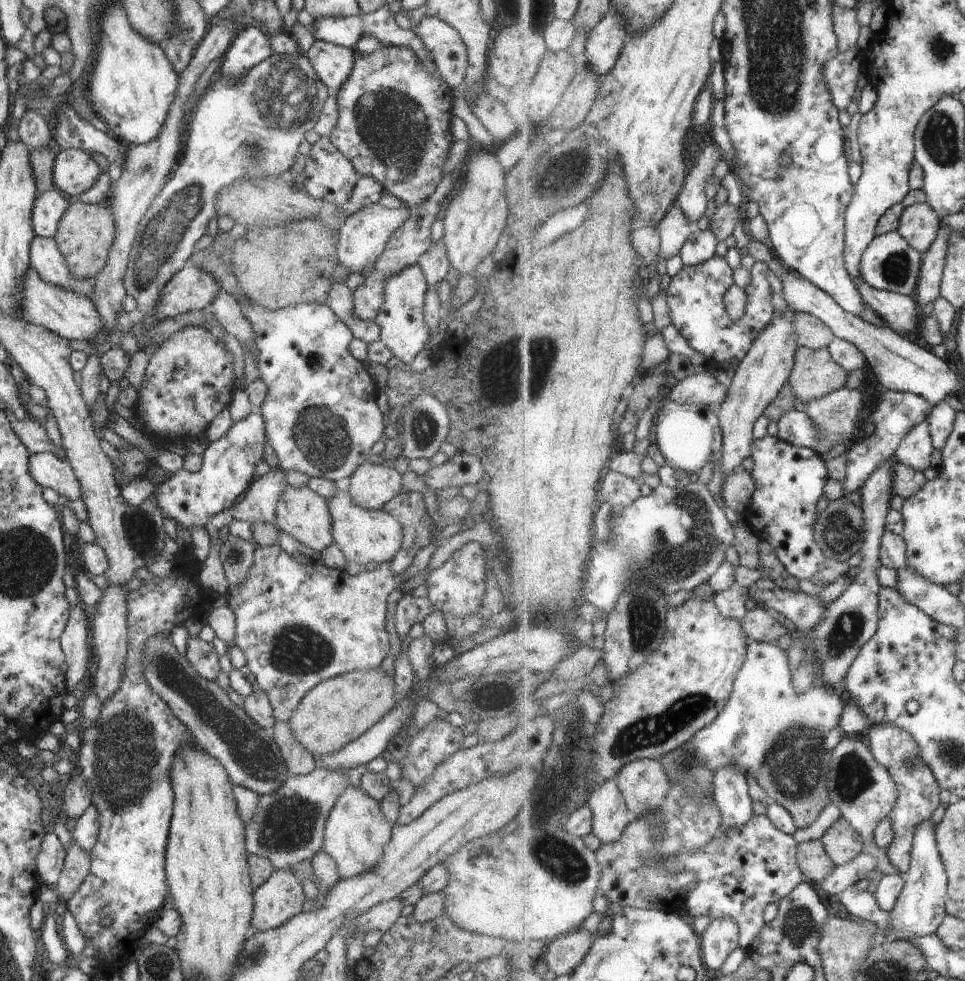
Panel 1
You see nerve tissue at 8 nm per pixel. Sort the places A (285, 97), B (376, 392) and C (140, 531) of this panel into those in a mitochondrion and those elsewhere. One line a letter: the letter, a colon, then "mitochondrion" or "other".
A: mitochondrion
B: other
C: mitochondrion

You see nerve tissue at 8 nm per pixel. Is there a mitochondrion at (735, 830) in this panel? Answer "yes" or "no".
no

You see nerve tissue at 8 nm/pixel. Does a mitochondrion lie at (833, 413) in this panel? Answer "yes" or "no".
yes

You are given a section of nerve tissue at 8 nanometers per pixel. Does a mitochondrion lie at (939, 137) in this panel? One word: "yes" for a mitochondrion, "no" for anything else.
yes

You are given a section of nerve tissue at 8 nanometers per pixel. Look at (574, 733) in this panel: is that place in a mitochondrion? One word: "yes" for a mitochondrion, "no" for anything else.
yes

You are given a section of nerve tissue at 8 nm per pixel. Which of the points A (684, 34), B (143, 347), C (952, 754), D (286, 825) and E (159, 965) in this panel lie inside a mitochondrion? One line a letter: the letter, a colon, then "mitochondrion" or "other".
A: other
B: other
C: mitochondrion
D: mitochondrion
E: mitochondrion

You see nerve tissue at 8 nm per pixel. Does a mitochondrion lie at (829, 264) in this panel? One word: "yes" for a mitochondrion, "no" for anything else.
no

